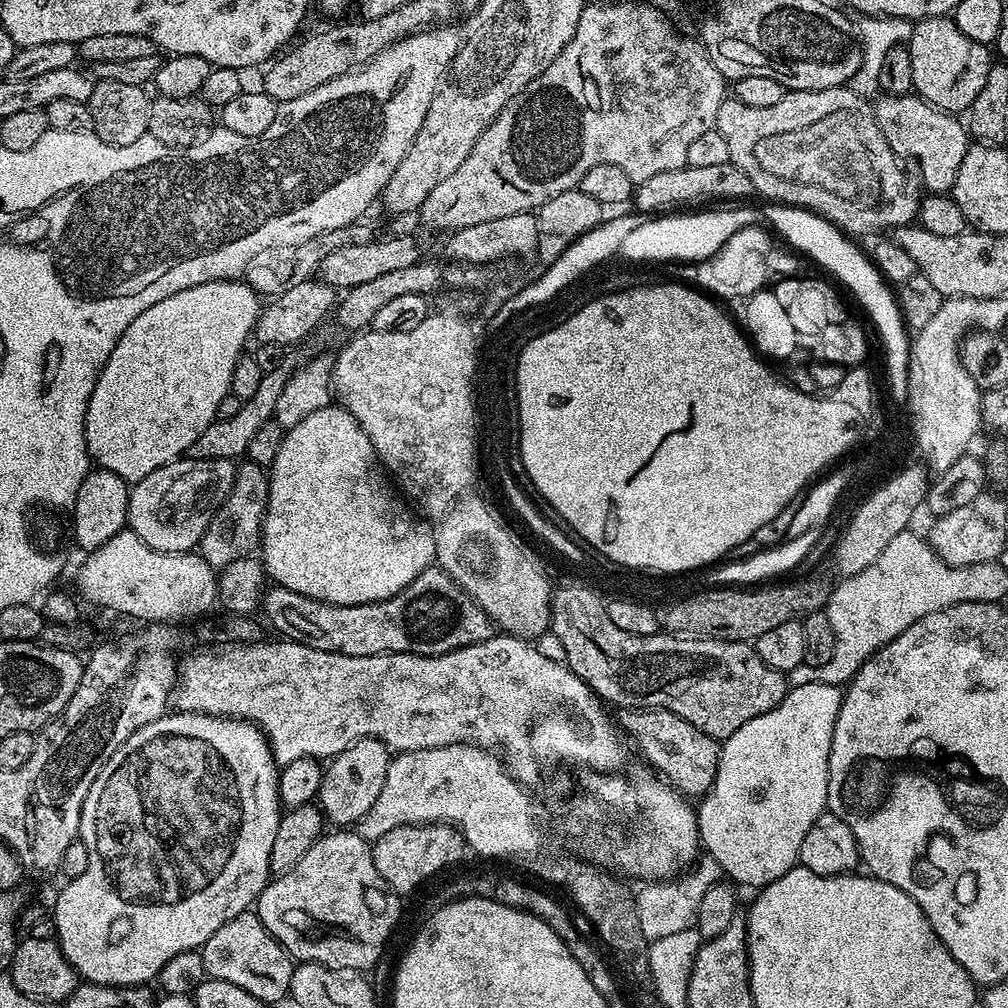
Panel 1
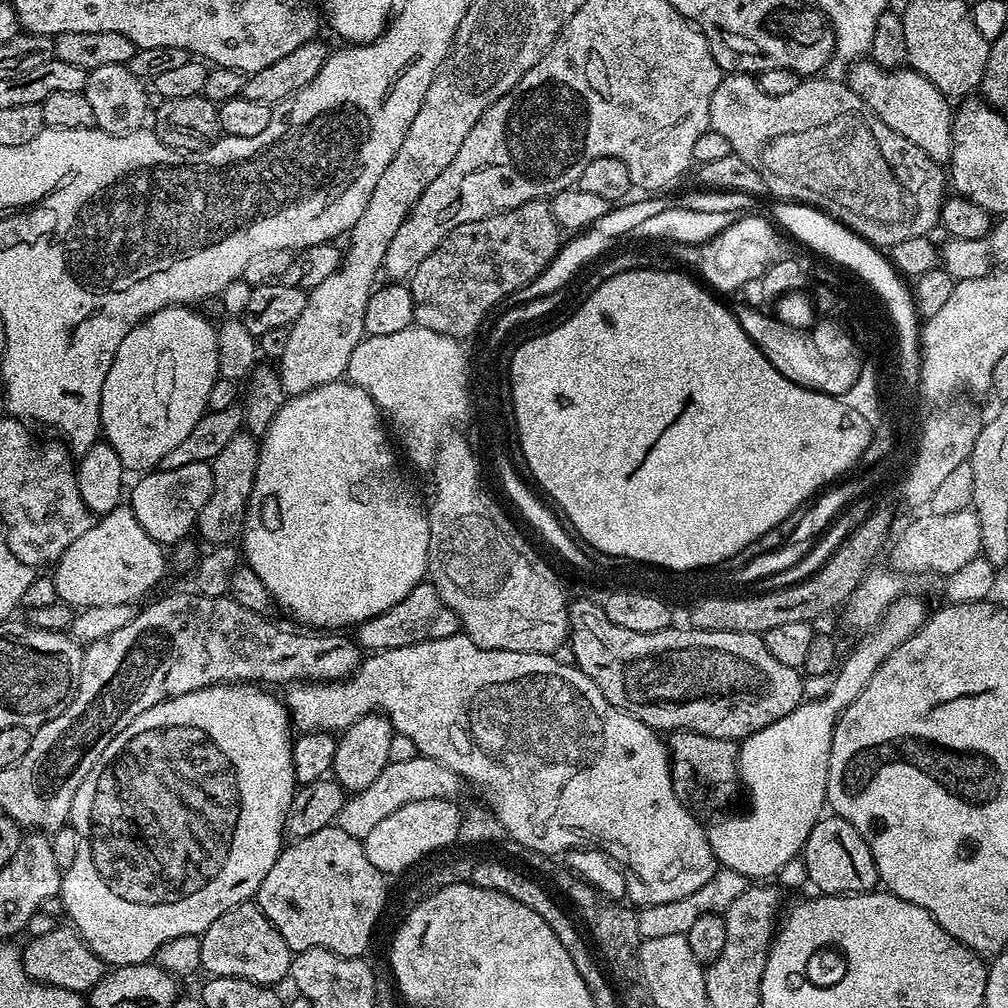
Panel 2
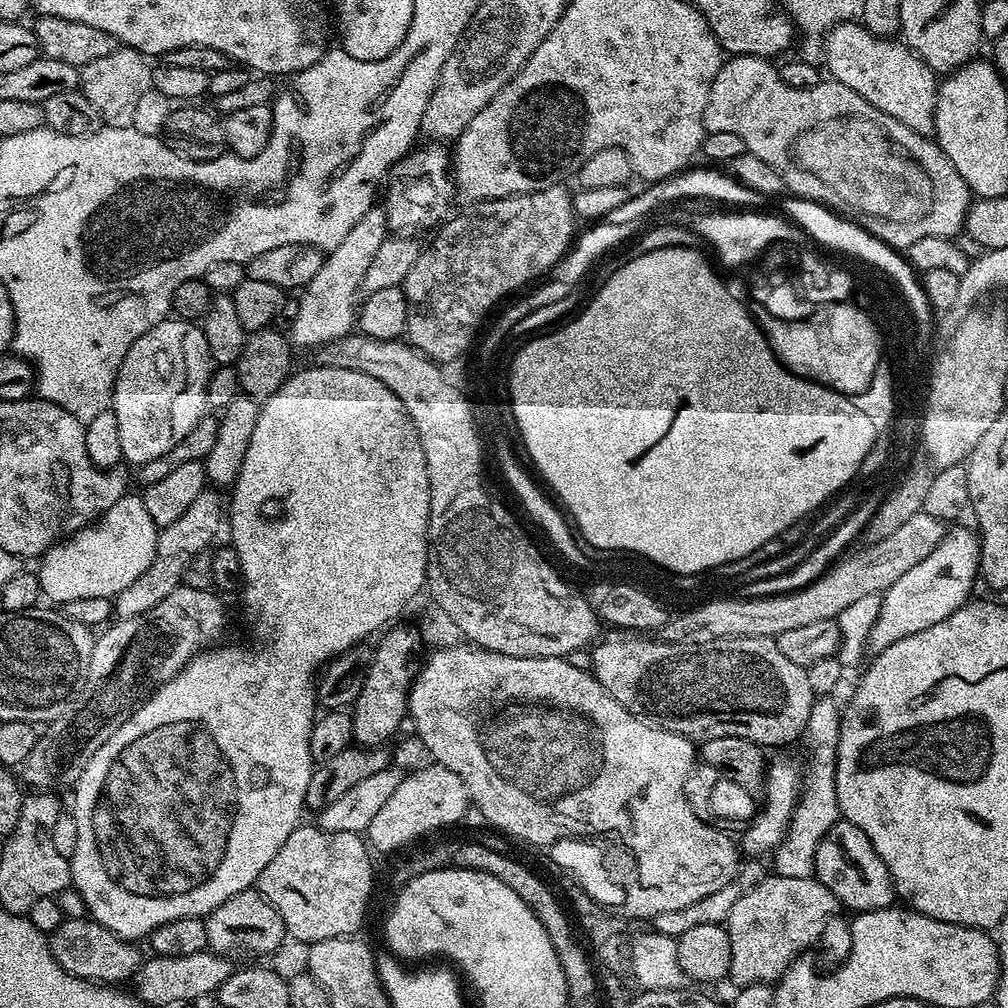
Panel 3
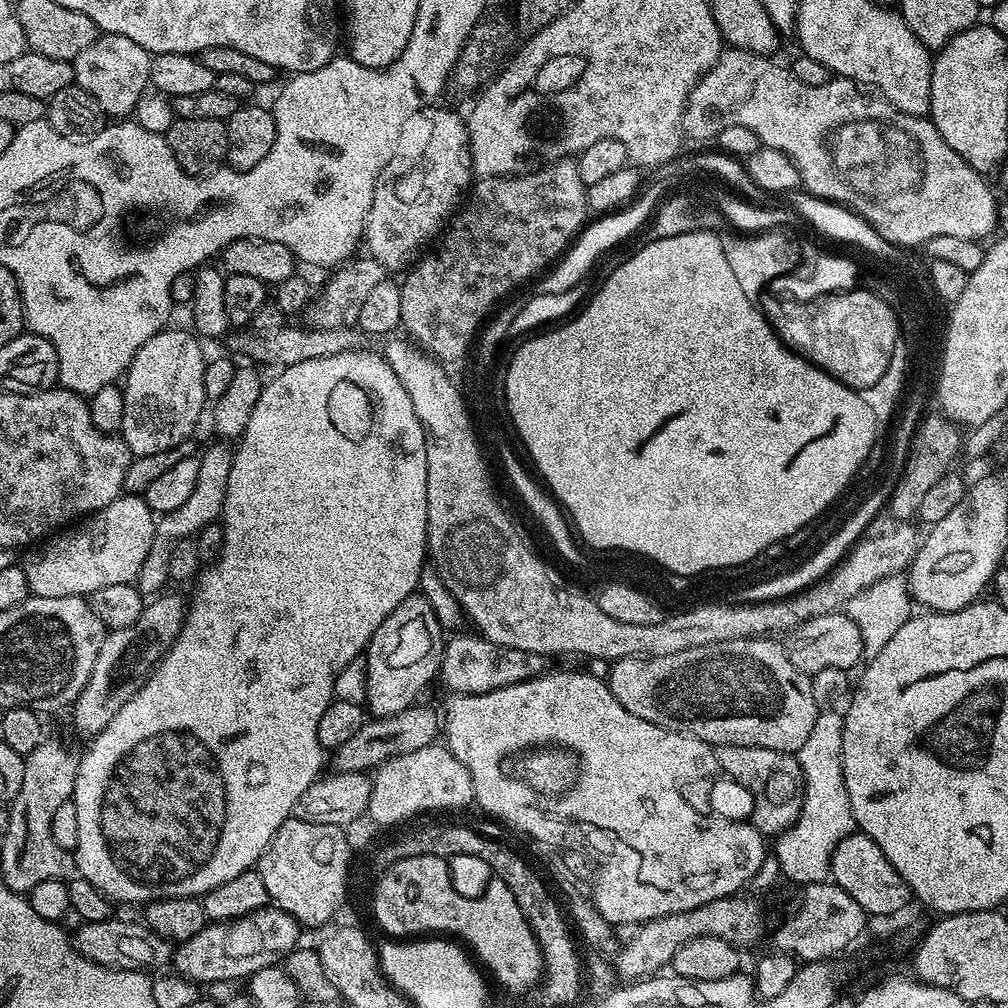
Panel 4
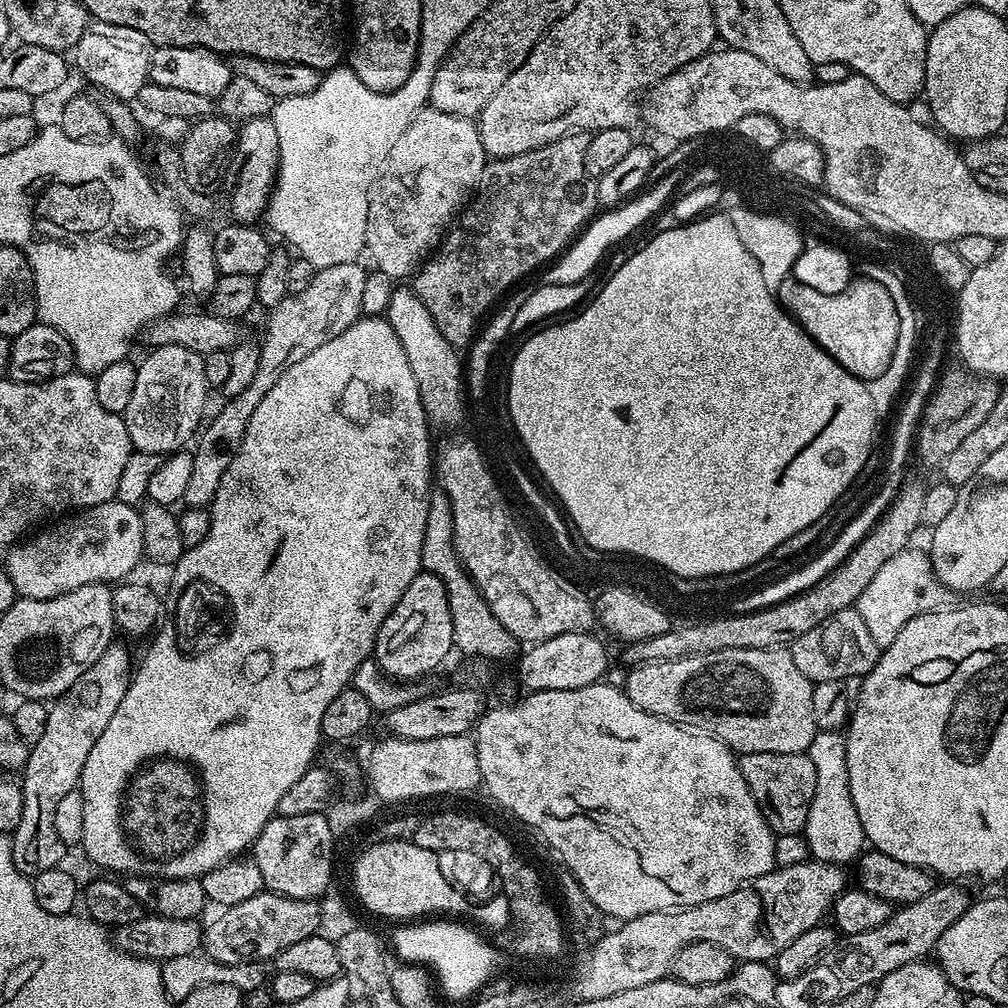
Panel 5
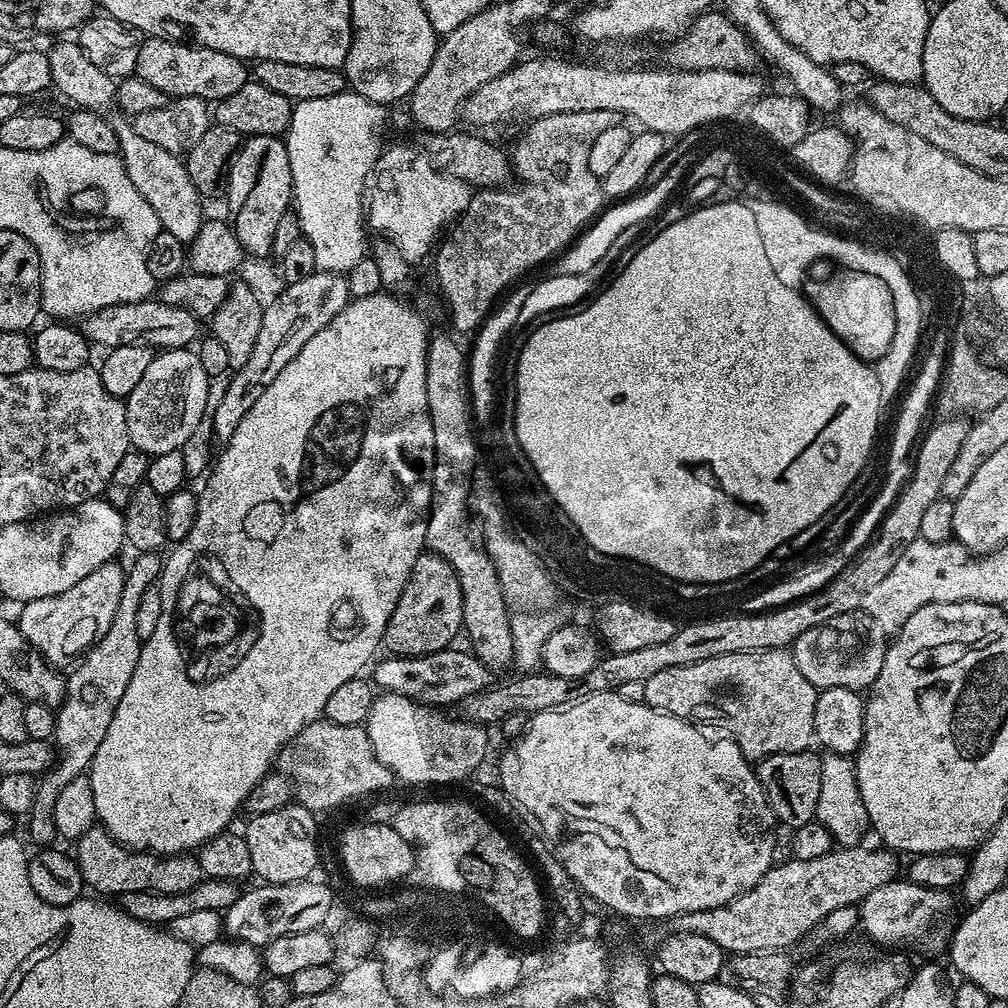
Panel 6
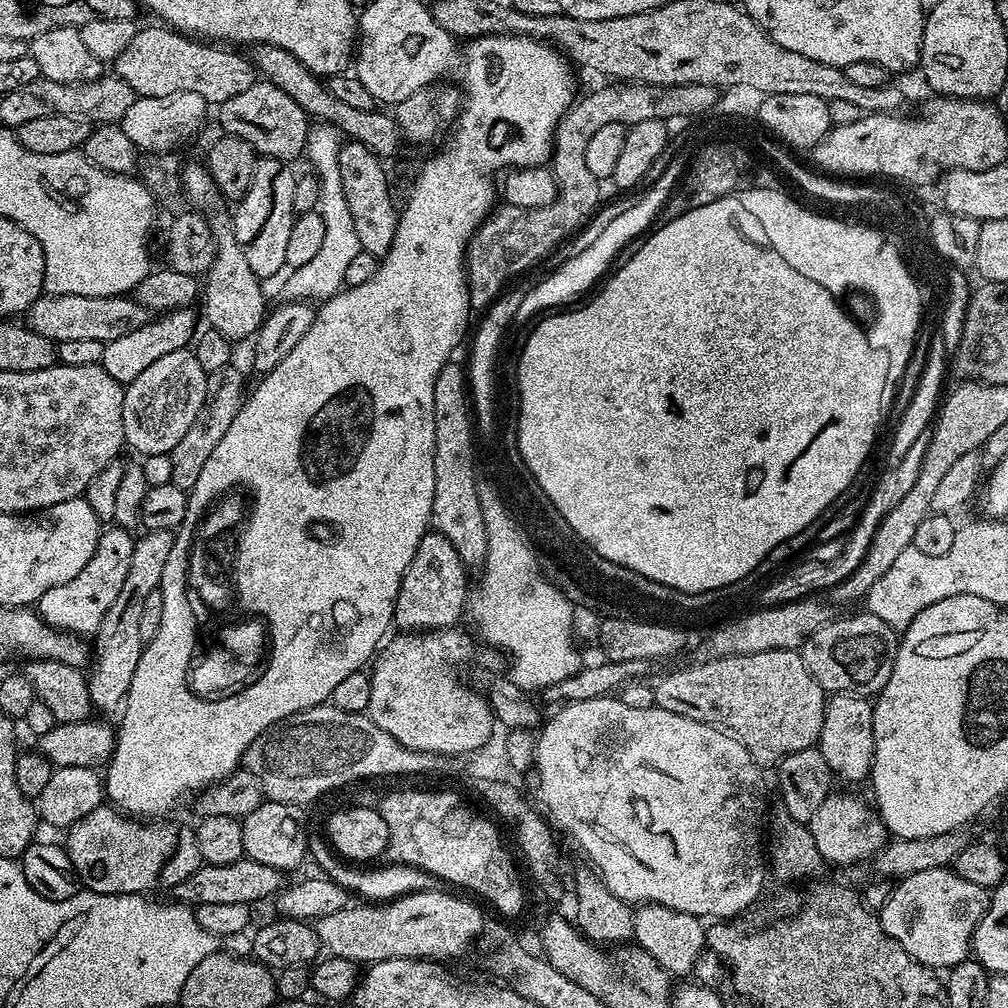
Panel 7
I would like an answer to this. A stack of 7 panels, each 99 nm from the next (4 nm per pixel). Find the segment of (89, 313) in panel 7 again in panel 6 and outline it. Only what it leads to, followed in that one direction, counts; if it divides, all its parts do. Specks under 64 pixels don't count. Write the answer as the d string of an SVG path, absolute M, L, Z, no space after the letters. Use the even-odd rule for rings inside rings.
M149 298L129 304L106 306L93 312L91 316L83 317L82 331L89 345L101 344L104 350L131 344L147 344L153 350L167 350L195 345L201 335L200 324L201 321L194 314L190 314L190 310L181 310L179 306L166 306L166 302L158 298Z

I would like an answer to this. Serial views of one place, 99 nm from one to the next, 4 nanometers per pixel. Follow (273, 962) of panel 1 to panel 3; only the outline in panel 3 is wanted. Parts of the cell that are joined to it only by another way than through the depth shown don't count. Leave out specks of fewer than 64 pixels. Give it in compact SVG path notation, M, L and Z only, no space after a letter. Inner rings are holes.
M255 887L242 890L234 894L234 898L226 898L222 906L218 906L204 920L206 926L206 938L208 948L217 954L232 954L228 952L245 952L248 956L268 956L271 952L276 952L280 948L280 943L286 940L286 929L278 910L270 906L270 902Z

